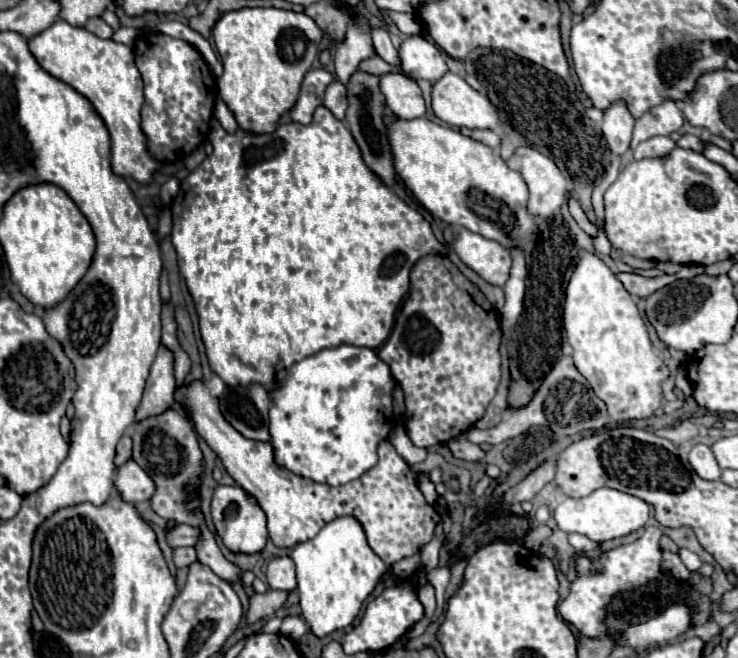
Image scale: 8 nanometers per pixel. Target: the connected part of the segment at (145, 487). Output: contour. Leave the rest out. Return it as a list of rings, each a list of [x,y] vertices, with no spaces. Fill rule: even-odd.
[[[128,460],[126,464],[122,464],[118,468],[114,484],[116,484],[118,492],[122,494],[122,498],[132,504],[150,500],[156,490],[154,480],[134,460]]]

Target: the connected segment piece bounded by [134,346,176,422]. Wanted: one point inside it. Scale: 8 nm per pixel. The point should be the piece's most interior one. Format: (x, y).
(158, 396)

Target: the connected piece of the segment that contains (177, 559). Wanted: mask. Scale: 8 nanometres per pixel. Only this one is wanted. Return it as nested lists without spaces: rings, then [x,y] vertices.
[[[176,548],[174,550],[174,564],[176,564],[176,568],[188,568],[196,560],[198,560],[198,556],[196,556],[194,548]]]

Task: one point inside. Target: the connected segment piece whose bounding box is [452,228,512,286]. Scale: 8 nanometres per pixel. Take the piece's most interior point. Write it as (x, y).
(488, 259)

